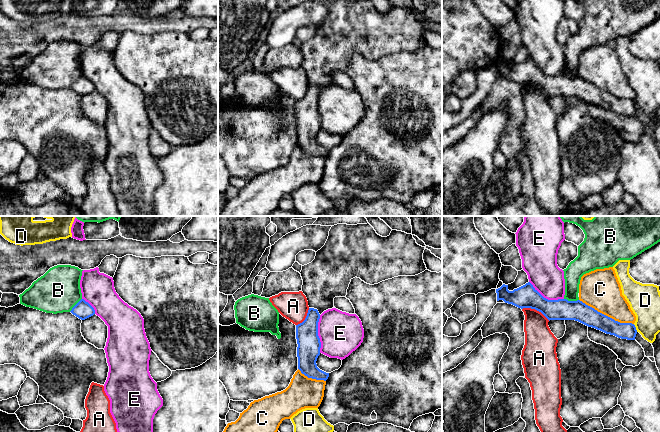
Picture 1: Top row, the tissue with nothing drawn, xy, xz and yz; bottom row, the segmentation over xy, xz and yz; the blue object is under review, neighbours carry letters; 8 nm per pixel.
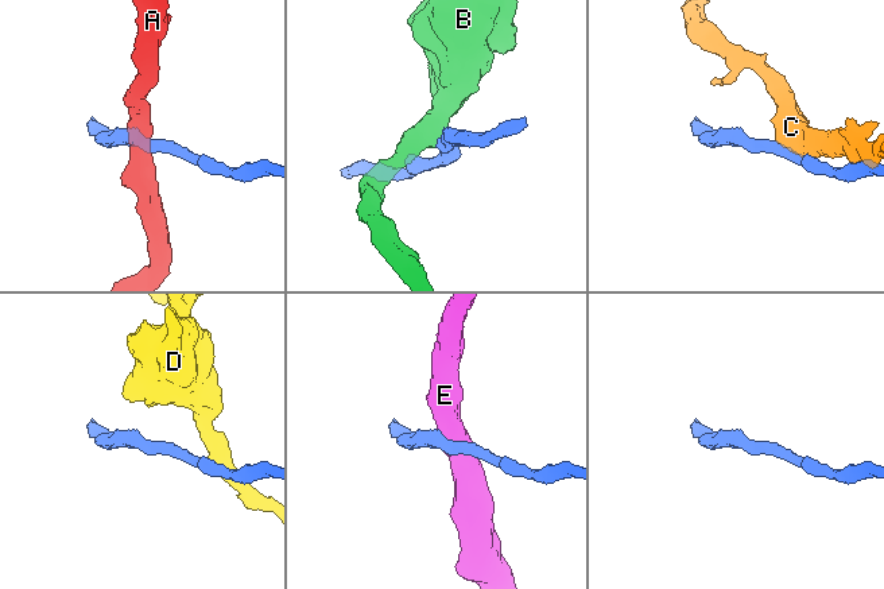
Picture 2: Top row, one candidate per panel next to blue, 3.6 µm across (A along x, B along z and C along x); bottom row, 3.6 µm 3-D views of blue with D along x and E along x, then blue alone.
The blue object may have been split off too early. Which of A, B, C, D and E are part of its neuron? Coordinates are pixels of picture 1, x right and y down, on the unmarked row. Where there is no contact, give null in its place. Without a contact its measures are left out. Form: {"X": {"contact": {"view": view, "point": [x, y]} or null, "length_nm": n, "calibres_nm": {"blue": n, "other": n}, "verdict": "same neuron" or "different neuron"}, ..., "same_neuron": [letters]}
{"A": {"contact": {"view": "yz", "point": [536, 85]}, "length_nm": 240, "calibres_nm": {"blue": 180, "other": 240}, "verdict": "different neuron"}, "B": {"contact": {"view": "yz", "point": [571, 77]}, "length_nm": 120, "calibres_nm": {"blue": 170, "other": 140}, "verdict": "different neuron"}, "C": {"contact": {"view": "yz", "point": [605, 91]}, "length_nm": 480, "calibres_nm": {"blue": 160, "other": 320}, "verdict": "different neuron"}, "D": {"contact": {"view": "yz", "point": [635, 104]}, "length_nm": 70, "calibres_nm": {"blue": 130, "other": 260}, "verdict": "different neuron"}, "E": {"contact": {"view": "xz", "point": [317, 110]}, "length_nm": 300, "calibres_nm": {"blue": 190, "other": 340}, "verdict": "different neuron"}, "same_neuron": []}

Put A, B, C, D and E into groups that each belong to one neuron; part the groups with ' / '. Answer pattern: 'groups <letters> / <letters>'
groups A / B / C / D / E

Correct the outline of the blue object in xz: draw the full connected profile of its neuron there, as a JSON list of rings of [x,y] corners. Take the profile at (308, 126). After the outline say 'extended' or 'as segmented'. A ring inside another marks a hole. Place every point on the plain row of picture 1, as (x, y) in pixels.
[[[309,84],[305,96],[296,101],[298,145],[308,154],[326,157],[329,149],[320,146],[316,140],[321,124],[318,112],[319,95],[318,86]]] | as segmented

